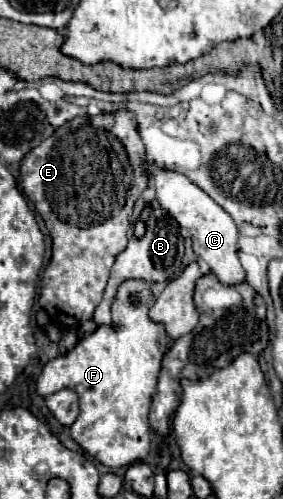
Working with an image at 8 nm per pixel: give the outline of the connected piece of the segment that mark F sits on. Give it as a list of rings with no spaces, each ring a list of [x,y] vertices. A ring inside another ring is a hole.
[[[126,280],[112,304],[112,324],[98,326],[96,332],[78,340],[70,352],[50,360],[36,382],[42,396],[62,388],[78,392],[80,416],[70,426],[70,434],[90,456],[110,468],[130,466],[150,452],[148,410],[156,392],[160,364],[170,344],[164,326],[148,318],[152,304],[154,298],[146,282]],[[130,296],[136,296],[138,302],[132,304]]]

